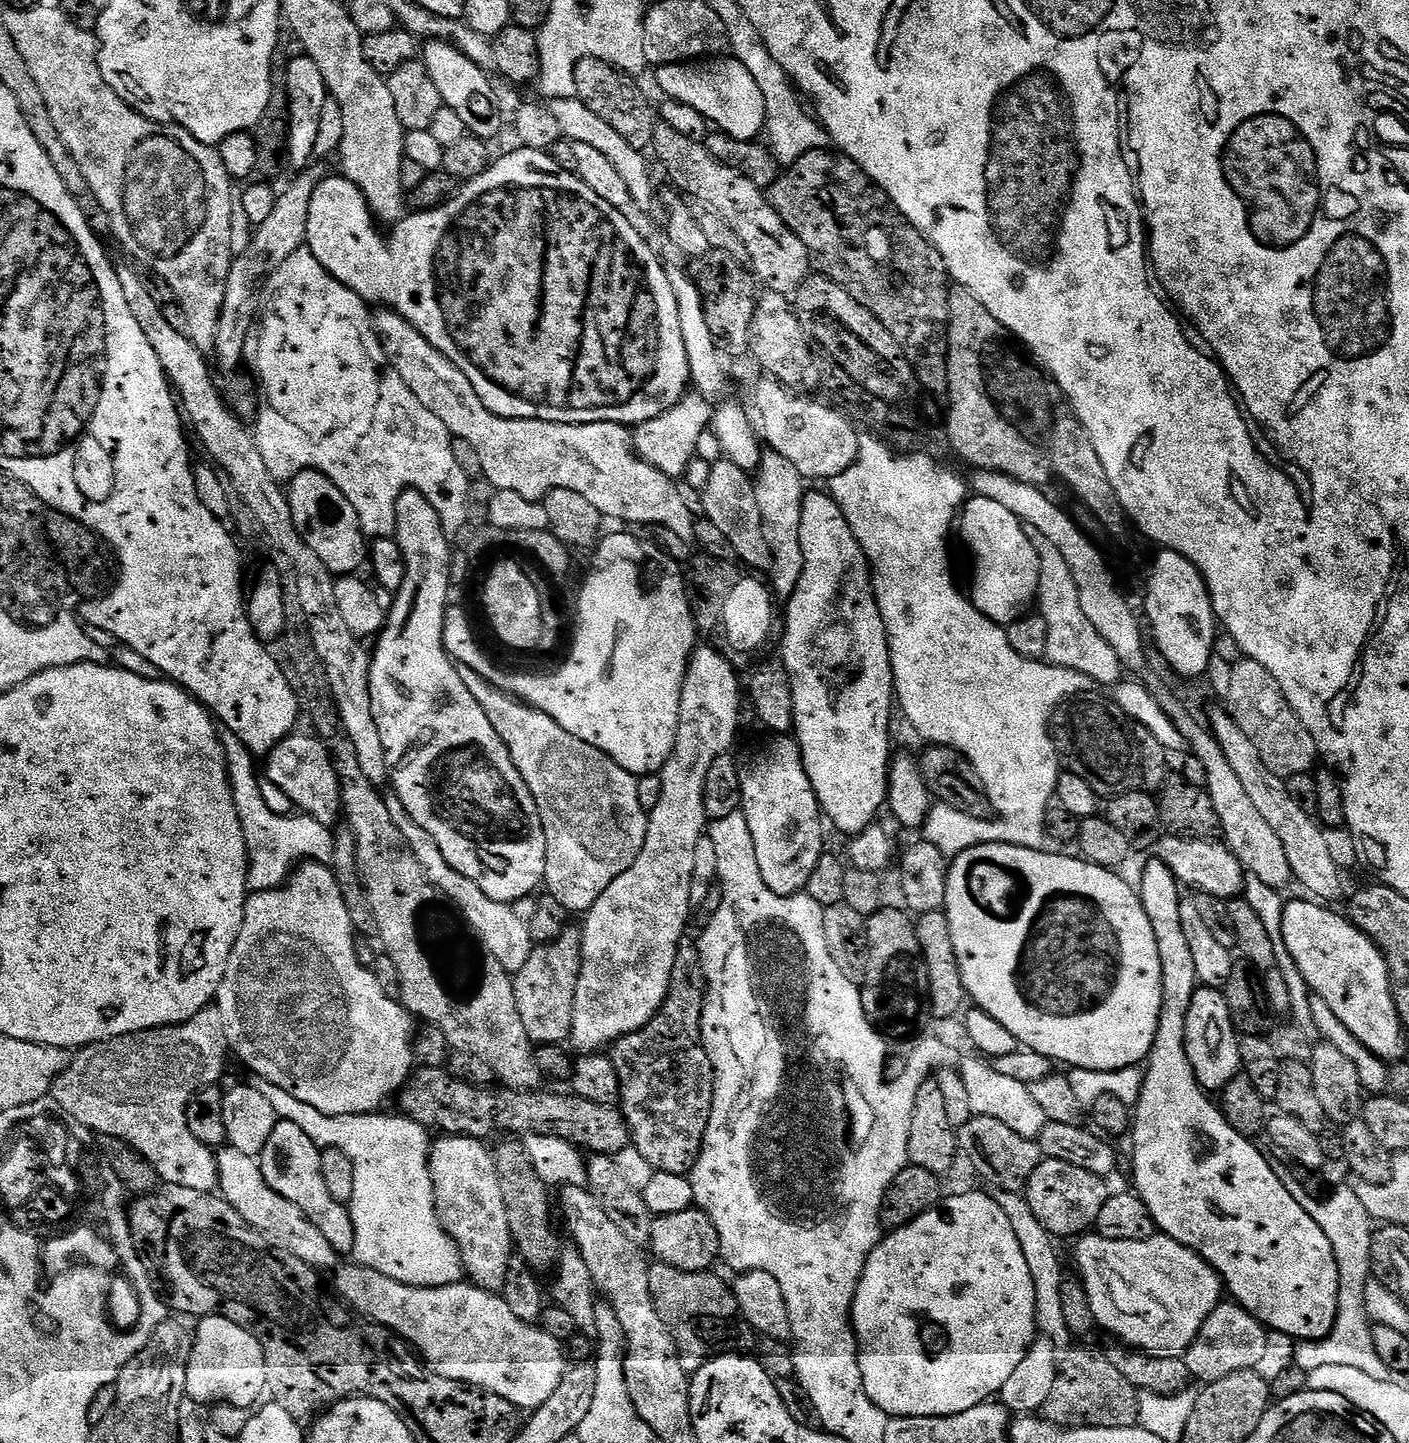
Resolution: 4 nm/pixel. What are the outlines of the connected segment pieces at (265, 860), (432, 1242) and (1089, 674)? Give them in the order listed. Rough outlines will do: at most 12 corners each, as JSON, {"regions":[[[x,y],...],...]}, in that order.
{"regions":[[[222,736],[248,847],[248,890],[273,892],[336,841],[311,814],[262,802],[254,757]],[[403,1114],[292,1122],[354,1166],[355,1263],[461,1283],[426,1129]],[[1029,524],[1049,665],[1111,686],[1122,669],[1094,630],[1066,558]]]}

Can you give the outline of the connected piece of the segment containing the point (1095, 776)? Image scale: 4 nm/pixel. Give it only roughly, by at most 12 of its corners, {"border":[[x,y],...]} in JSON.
{"border":[[1111,698],[1057,703],[1061,769],[1101,798],[1137,791],[1128,716]]}

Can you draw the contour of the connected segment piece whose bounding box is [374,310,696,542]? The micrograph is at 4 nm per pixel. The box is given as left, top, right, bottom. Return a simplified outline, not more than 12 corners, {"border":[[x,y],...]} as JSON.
{"border":[[391,310],[374,323],[414,398],[493,489],[559,488],[696,540],[677,481],[614,422],[507,420]]}

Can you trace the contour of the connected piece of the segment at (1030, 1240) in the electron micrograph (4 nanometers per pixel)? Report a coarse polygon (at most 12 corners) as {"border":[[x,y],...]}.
{"border":[[991,1193],[1034,1278],[1037,1329],[1073,1347],[1062,1311],[1066,1272],[1057,1241],[1021,1193]]}

